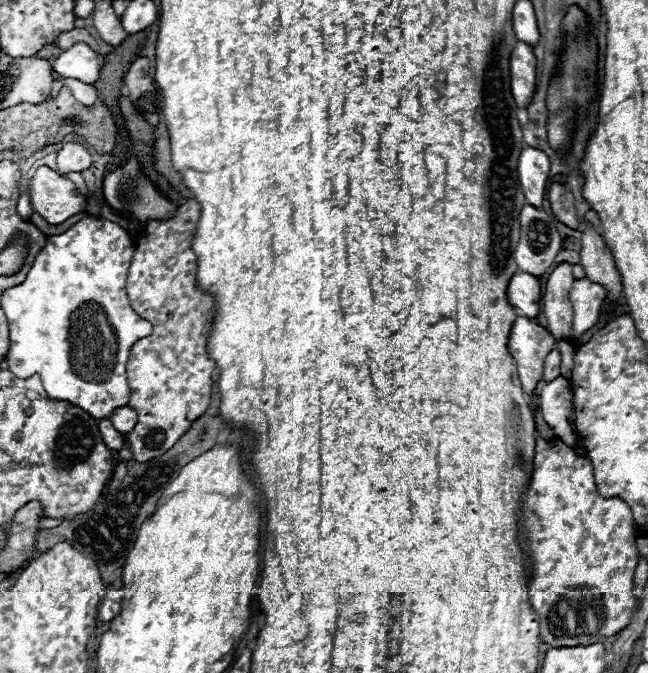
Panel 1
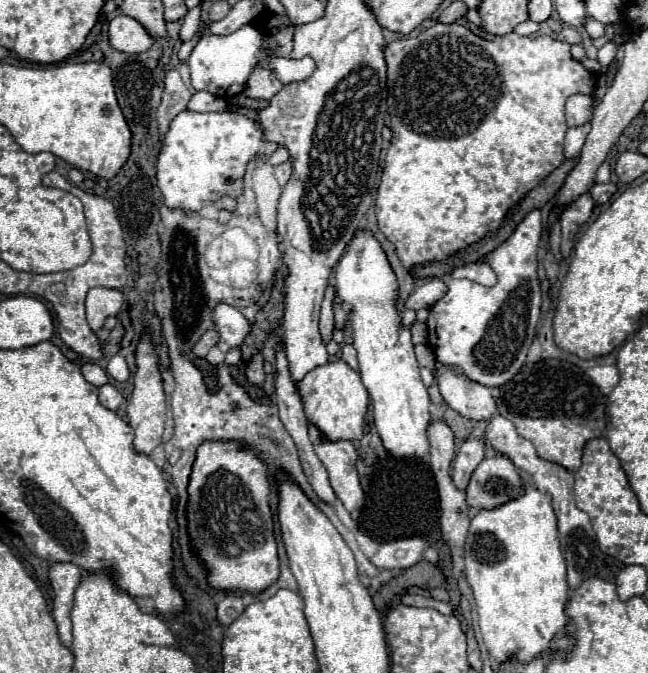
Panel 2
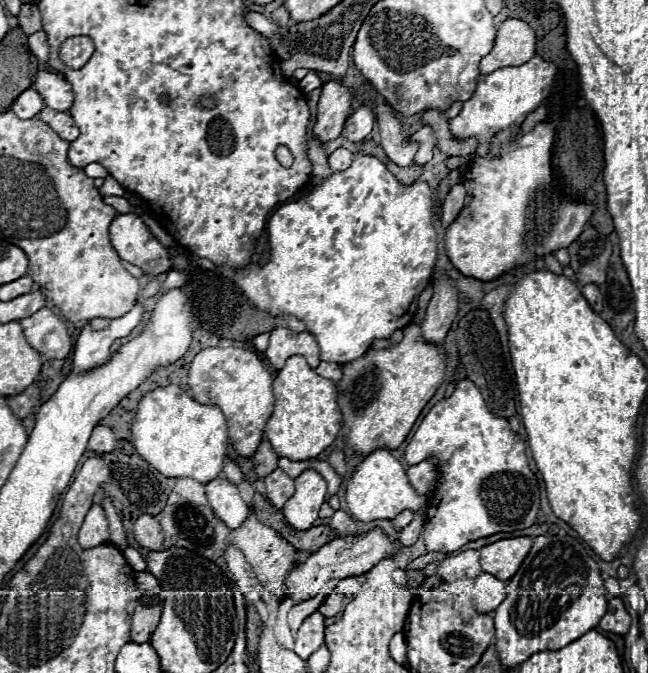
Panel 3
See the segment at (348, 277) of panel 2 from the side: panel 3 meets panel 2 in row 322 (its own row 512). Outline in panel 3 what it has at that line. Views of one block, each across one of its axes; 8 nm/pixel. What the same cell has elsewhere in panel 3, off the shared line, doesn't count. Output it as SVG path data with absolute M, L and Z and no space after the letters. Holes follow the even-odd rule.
M376 450L362 464L356 466L346 486L346 502L350 514L360 522L392 520L404 510L418 510L422 506L420 496L406 476L406 470L388 450Z

